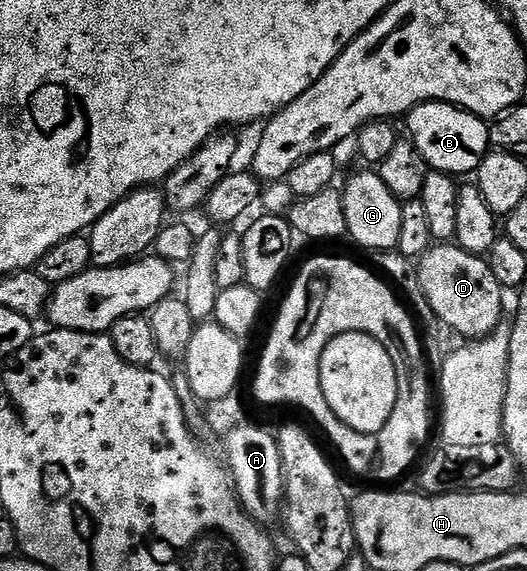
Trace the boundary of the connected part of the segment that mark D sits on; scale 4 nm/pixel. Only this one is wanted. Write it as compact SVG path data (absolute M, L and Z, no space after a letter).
M438 242L417 261L420 286L424 289L432 310L454 332L467 341L481 340L503 323L502 296L504 289L498 285L489 263L481 256L473 256L454 242Z

